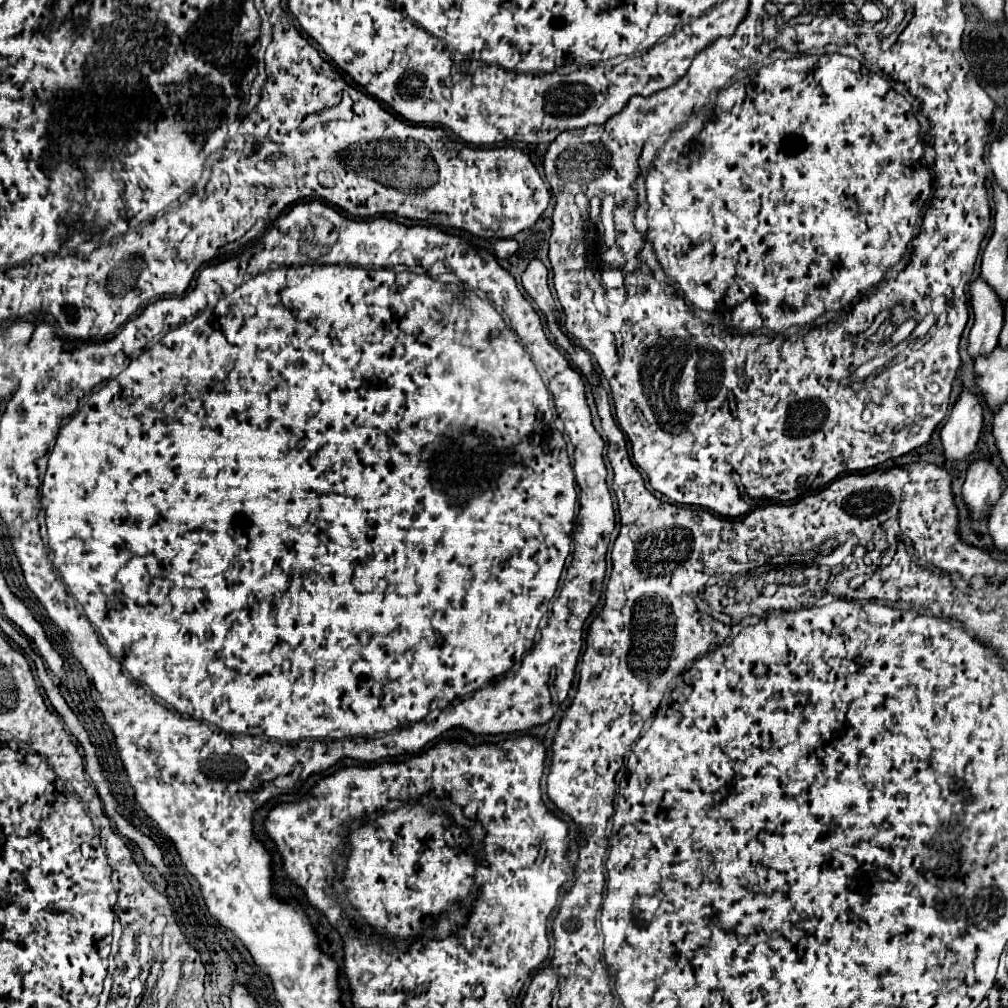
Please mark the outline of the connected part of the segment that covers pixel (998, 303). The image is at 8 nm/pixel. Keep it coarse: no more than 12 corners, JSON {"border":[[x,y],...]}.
{"border":[[982,276],[968,294],[970,356],[990,354],[1004,324],[1002,300]]}

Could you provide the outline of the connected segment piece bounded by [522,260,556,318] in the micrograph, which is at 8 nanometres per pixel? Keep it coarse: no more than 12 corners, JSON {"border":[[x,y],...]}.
{"border":[[532,260],[522,274],[522,286],[532,300],[546,300],[552,314],[554,298],[548,288],[548,270]]}

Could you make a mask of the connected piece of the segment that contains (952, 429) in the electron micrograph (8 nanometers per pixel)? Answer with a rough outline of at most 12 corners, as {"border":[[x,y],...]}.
{"border":[[964,388],[940,432],[944,454],[966,460],[984,422]]}

